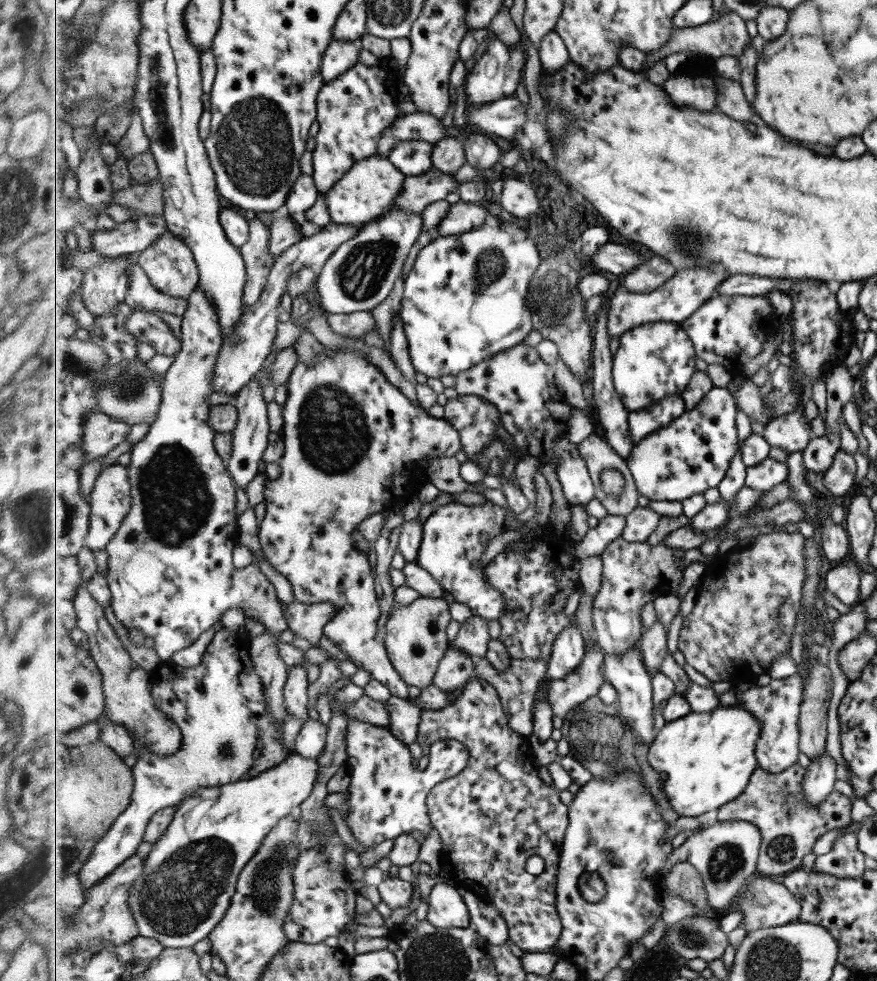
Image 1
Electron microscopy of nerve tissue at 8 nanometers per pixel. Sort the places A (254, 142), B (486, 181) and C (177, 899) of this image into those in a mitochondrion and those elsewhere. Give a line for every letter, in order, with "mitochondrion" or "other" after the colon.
A: mitochondrion
B: other
C: mitochondrion

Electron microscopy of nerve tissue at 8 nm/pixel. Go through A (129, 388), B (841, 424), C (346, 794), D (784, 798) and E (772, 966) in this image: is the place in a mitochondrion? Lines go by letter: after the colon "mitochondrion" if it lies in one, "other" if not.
A: mitochondrion
B: other
C: other
D: mitochondrion
E: mitochondrion

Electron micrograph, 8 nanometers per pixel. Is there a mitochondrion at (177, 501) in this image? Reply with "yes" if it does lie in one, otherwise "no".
yes

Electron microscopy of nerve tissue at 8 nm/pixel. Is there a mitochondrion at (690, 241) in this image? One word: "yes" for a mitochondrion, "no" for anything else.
yes

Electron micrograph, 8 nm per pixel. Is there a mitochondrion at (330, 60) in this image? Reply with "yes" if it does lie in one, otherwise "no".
no

